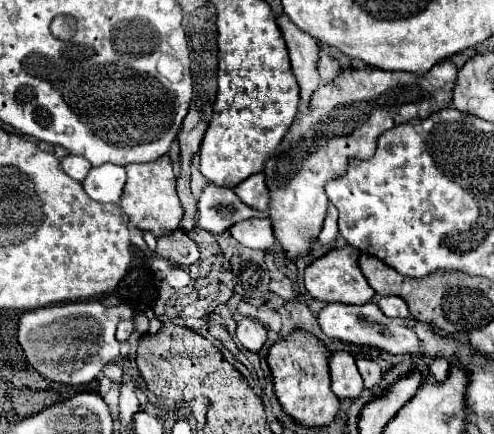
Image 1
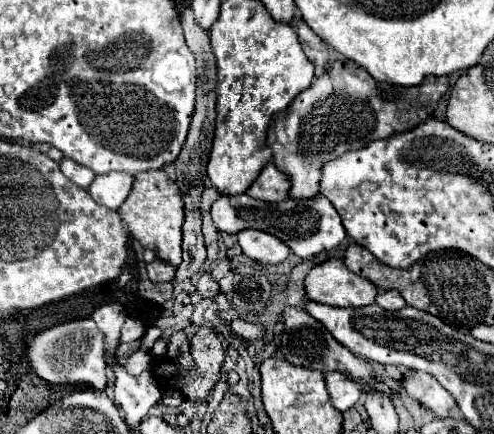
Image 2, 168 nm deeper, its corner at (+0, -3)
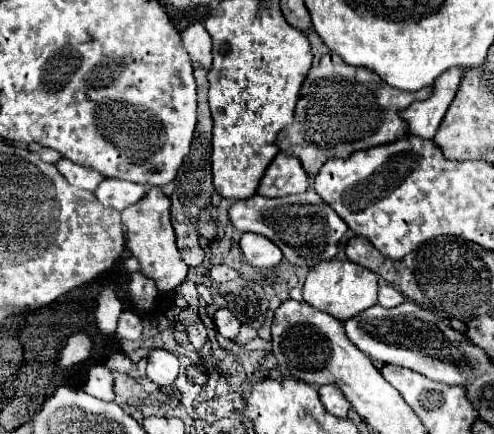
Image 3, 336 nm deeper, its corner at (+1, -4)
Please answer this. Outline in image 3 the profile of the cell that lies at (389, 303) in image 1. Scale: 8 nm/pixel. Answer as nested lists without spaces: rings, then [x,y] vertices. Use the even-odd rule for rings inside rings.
[[[382,286],[378,292],[378,304],[382,308],[394,308],[394,306],[402,304],[404,300],[406,300],[404,294],[400,294],[394,286]]]

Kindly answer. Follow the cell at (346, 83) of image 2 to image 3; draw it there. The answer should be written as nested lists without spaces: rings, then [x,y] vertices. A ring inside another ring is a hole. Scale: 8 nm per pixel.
[[[324,54],[322,60],[312,66],[306,82],[302,84],[300,98],[294,112],[294,124],[286,132],[286,142],[278,142],[278,148],[296,154],[308,176],[316,176],[320,166],[330,158],[348,158],[356,150],[394,142],[408,132],[408,122],[400,112],[414,100],[426,100],[434,92],[432,86],[408,94],[396,90],[366,68],[346,64],[338,54]]]

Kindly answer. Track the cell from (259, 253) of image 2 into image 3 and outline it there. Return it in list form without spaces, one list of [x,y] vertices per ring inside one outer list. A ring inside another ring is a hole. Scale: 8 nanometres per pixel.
[[[252,232],[242,234],[240,250],[242,250],[244,258],[256,268],[274,268],[284,258],[280,248],[274,242],[270,242],[268,238],[264,238],[260,234],[252,234]]]

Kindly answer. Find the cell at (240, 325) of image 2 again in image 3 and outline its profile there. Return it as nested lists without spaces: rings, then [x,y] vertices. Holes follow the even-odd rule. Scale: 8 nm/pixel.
[[[218,310],[216,312],[216,330],[224,338],[236,338],[240,332],[240,320],[230,314],[230,310]]]

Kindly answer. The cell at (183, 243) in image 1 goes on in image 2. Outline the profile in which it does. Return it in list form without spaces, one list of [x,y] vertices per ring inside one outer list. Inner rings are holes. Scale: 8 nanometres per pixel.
[[[153,261],[147,265],[147,275],[153,283],[163,283],[163,281],[171,281],[175,277],[175,269],[171,265],[165,265],[161,261]]]

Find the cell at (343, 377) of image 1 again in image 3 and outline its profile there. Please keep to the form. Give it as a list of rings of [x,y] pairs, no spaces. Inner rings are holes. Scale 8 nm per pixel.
[[[320,386],[318,388],[320,400],[324,404],[324,408],[338,418],[346,418],[348,414],[348,400],[344,398],[344,394],[340,394],[340,390],[336,390],[336,386]]]

